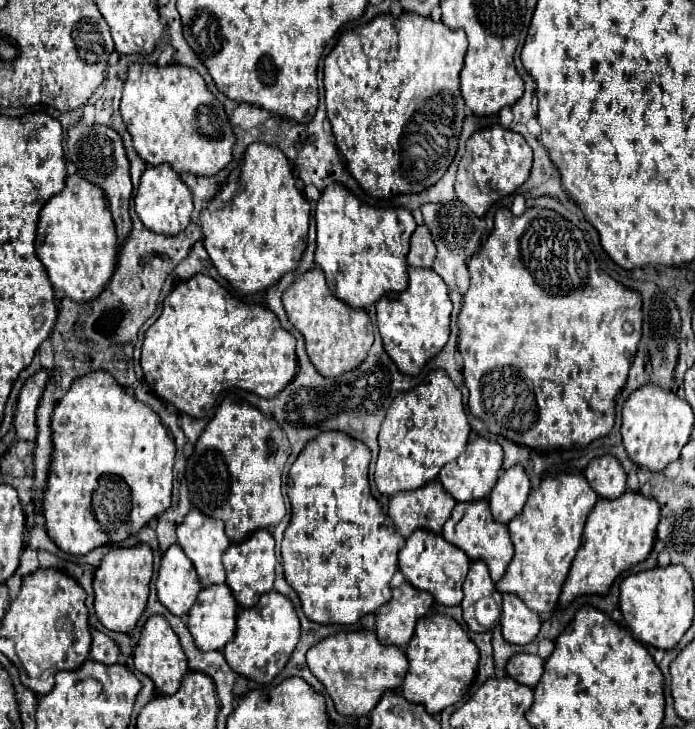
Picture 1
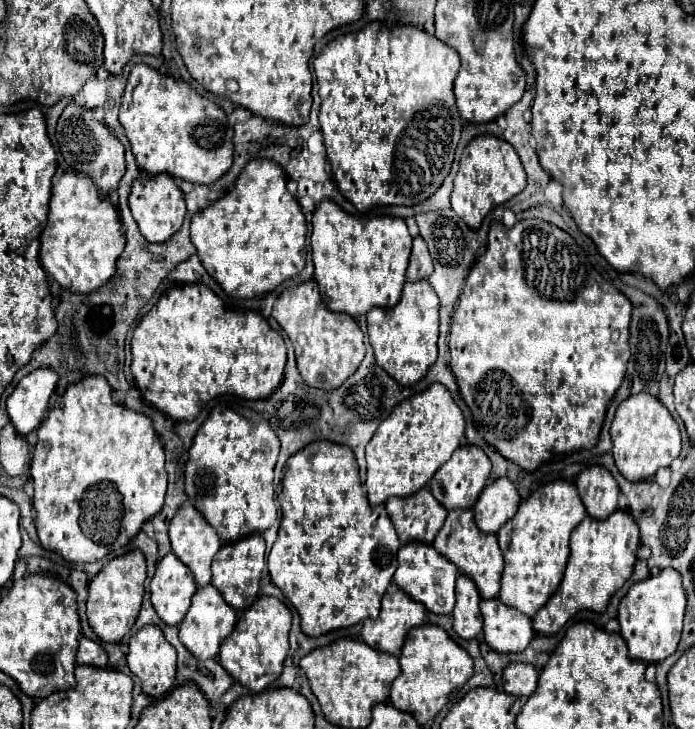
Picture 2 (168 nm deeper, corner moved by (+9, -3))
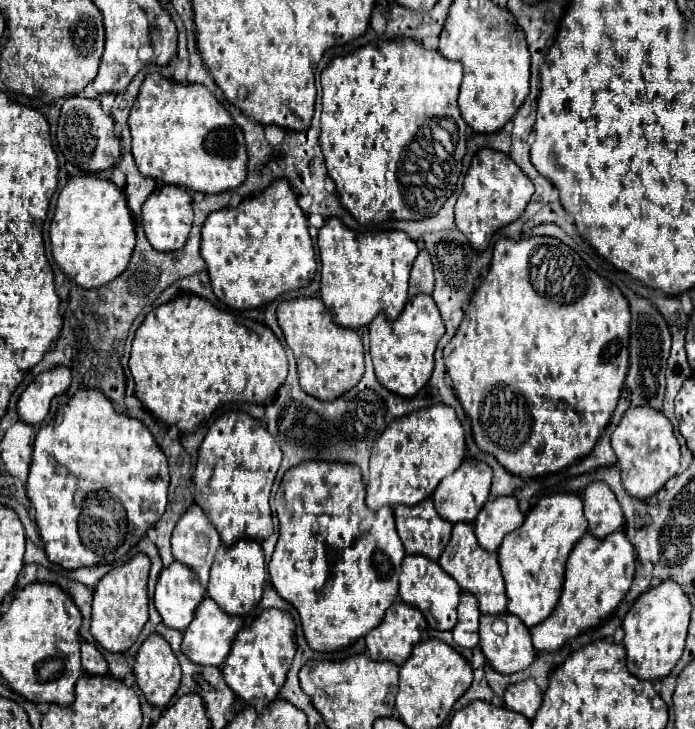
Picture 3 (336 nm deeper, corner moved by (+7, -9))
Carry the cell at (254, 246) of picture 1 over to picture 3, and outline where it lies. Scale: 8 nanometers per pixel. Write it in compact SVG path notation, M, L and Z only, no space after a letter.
M286 179L272 181L262 193L244 199L236 209L220 209L210 213L202 225L200 253L208 265L208 275L216 297L234 309L254 309L266 305L286 291L306 287L316 273L308 219L298 207L296 195Z

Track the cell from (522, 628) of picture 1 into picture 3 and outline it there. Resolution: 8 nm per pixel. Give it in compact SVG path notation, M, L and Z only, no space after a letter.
M502 613L498 617L508 625L504 635L492 631L494 615L480 617L480 649L498 673L524 671L536 657L530 631L516 615Z

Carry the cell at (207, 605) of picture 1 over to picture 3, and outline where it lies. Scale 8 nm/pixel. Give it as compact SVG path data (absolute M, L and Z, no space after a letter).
M208 595L202 599L202 603L198 605L192 623L188 625L188 629L184 631L184 639L182 639L182 653L192 661L192 663L200 663L200 665L222 665L230 645L236 637L236 633L242 629L242 617L236 615L228 615L224 613L216 601L212 601Z

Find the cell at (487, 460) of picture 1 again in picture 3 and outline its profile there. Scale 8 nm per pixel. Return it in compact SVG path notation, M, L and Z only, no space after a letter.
M466 457L462 461L462 465L454 473L444 477L444 481L440 481L436 491L432 493L432 501L436 505L436 511L440 513L440 517L444 517L450 523L458 523L458 521L472 523L476 519L478 511L488 501L490 483L492 483L492 469L486 463L478 461L478 459Z

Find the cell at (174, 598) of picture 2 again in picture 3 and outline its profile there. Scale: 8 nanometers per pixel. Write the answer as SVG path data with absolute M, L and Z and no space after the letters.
M174 561L162 569L154 591L154 605L166 627L184 631L202 599L204 589L190 567Z

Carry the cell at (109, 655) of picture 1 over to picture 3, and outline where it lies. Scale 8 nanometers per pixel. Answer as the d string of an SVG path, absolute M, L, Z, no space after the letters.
M82 643L82 669L90 675L106 675L108 663L92 643Z

